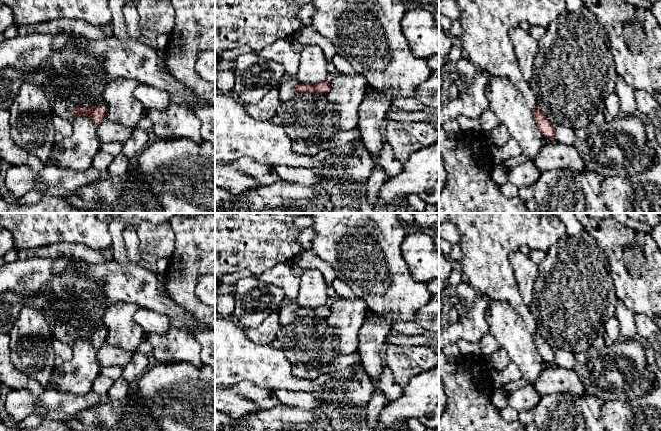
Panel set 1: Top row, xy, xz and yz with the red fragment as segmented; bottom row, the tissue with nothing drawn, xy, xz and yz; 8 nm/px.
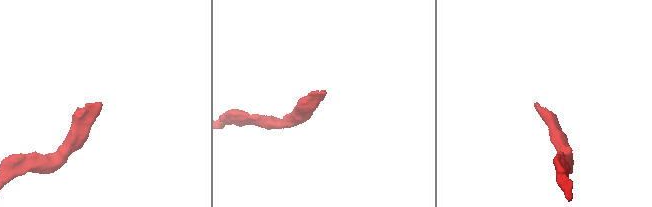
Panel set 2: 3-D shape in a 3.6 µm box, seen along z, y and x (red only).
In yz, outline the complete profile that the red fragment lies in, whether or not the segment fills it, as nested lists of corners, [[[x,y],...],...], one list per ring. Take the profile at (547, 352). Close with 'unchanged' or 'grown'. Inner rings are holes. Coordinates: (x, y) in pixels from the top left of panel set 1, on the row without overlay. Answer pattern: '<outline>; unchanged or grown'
[[[447,213],[447,218],[454,223],[461,236],[459,245],[462,251],[462,258],[458,266],[461,269],[463,279],[485,297],[506,302],[513,308],[523,320],[527,330],[532,334],[534,343],[542,359],[550,363],[551,367],[556,367],[553,363],[555,349],[543,339],[536,329],[536,322],[532,316],[531,309],[523,302],[520,295],[514,273],[510,266],[509,255],[511,252],[519,250],[522,246],[527,246],[530,249],[541,249],[547,252],[562,237],[567,235],[564,224],[556,215],[541,216],[538,213]]]; grown

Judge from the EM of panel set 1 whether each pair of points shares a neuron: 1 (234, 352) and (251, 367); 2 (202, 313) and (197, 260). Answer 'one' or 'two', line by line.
1: one
2: one

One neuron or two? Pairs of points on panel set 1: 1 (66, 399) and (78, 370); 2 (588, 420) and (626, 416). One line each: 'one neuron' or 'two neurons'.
1: two neurons
2: two neurons

